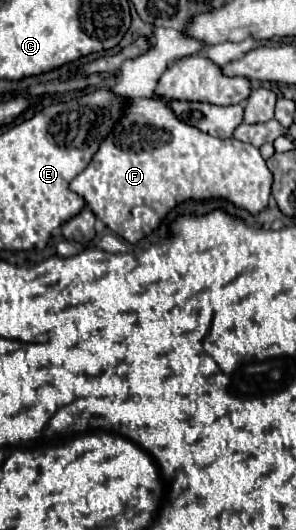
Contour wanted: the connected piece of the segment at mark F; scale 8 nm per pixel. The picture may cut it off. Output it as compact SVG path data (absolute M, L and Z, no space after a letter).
M131 98L123 120L69 186L85 198L109 230L137 244L185 200L221 198L249 214L259 214L267 208L271 184L273 174L265 166L259 148L235 138L219 140L187 126L159 98Z

